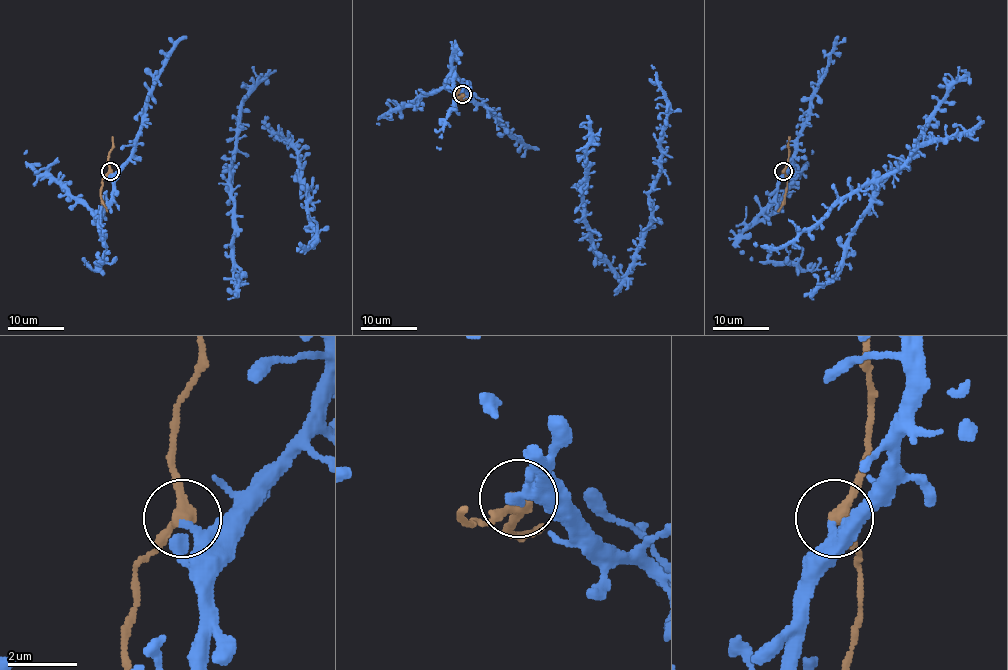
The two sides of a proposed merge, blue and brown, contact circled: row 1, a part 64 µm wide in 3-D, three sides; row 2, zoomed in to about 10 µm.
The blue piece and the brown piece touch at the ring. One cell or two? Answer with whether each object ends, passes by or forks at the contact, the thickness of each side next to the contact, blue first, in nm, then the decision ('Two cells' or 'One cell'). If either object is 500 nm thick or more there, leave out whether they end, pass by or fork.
At the ring blue ends. At the ring brown passes by. Thickness 320 nm (blue) against 320 nm. Two cells

